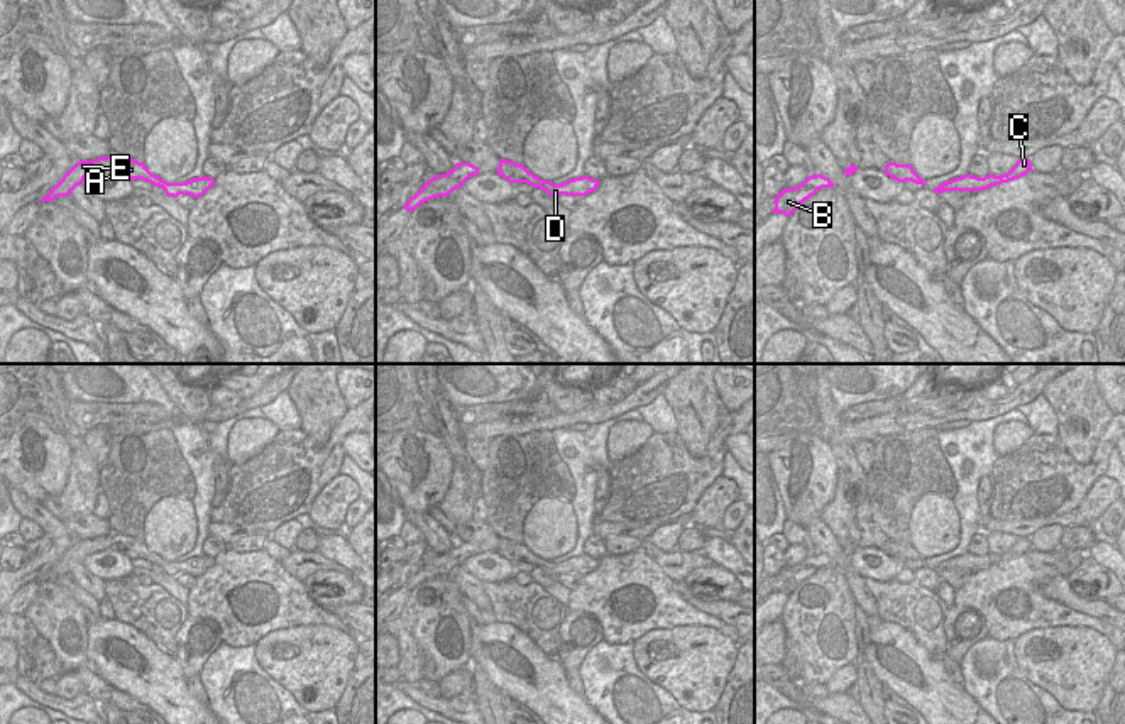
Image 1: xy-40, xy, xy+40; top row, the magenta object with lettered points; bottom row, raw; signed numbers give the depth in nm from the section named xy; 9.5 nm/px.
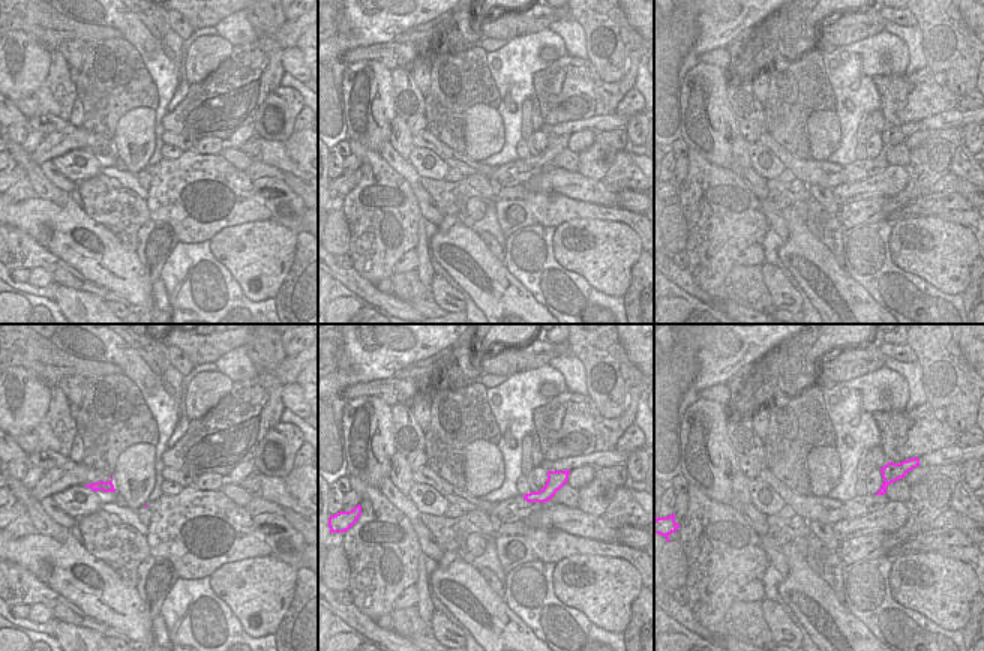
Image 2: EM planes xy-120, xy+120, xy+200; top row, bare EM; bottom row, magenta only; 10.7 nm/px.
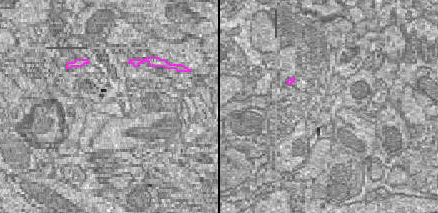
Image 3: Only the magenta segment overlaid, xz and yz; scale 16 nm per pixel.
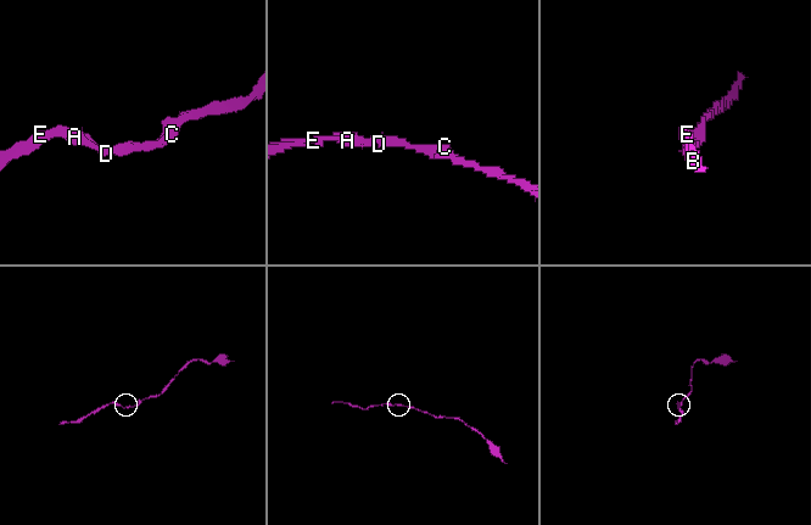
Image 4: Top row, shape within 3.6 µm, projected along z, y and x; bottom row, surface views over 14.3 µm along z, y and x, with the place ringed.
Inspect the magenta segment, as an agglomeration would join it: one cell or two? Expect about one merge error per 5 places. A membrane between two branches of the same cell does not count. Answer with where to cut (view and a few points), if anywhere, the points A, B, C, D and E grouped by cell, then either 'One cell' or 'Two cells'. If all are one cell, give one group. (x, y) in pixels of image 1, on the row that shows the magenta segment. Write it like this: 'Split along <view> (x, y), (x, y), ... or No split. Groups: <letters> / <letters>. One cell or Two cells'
No split. Groups: A B C D E. One cell

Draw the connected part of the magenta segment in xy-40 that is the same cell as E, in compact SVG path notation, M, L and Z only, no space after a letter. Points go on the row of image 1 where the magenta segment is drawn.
M110 154L107 157L98 157L93 161L80 161L76 162L64 176L63 179L51 188L51 191L39 200L41 201L54 201L59 196L69 196L71 191L83 184L83 181L88 176L103 173L103 171L115 171L130 181L142 179L154 186L159 186L164 189L167 196L178 198L179 195L189 195L193 198L203 196L210 188L213 188L215 179L213 178L193 178L186 183L167 183L161 179L159 176L152 174L144 162L139 162L132 157L123 157L117 154Z

